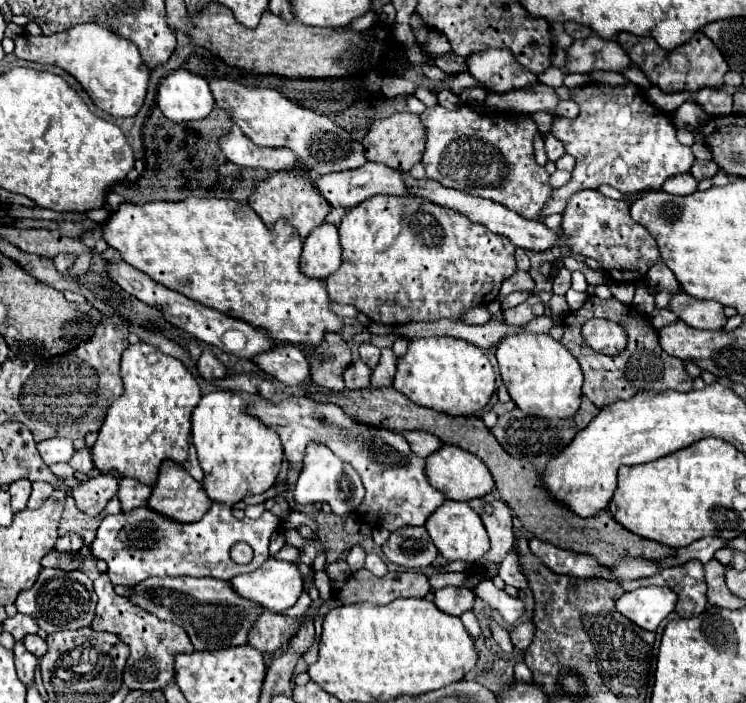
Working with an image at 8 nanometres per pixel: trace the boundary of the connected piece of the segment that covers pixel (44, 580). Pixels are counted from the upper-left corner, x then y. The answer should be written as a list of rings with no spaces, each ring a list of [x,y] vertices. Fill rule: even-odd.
[[[42,568],[38,580],[30,590],[24,590],[16,598],[16,608],[38,620],[38,626],[48,634],[58,630],[78,630],[90,626],[96,608],[96,594],[92,580],[84,572],[64,572],[58,568]]]

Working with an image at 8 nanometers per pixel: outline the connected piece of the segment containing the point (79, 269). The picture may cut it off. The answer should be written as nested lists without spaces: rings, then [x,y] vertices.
[[[82,254],[77,257],[72,270],[70,270],[70,276],[81,276],[90,268],[92,254]]]

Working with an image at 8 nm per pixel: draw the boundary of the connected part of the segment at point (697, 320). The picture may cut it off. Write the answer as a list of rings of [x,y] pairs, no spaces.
[[[686,292],[672,296],[668,308],[686,324],[704,330],[720,330],[726,324],[724,306],[716,300],[698,300]]]

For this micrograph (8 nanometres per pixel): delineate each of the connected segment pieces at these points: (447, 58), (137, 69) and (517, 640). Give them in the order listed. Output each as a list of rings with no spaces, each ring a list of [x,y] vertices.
[[[448,52],[444,56],[438,56],[434,58],[434,64],[444,70],[446,74],[460,74],[460,72],[468,72],[468,66],[466,66],[466,60],[456,56],[454,52]]]
[[[86,22],[72,26],[70,30],[64,32],[56,32],[52,36],[22,34],[16,38],[14,44],[16,44],[14,54],[22,60],[64,68],[84,86],[84,90],[90,94],[90,98],[100,110],[116,118],[136,116],[144,104],[150,80],[150,68],[144,64],[138,48],[130,40],[106,30],[104,26]]]
[[[530,618],[528,622],[520,622],[520,624],[512,630],[512,634],[510,634],[512,644],[514,644],[518,650],[526,650],[526,648],[528,648],[528,644],[532,642],[534,628],[536,628],[536,626],[534,626],[532,618]]]

